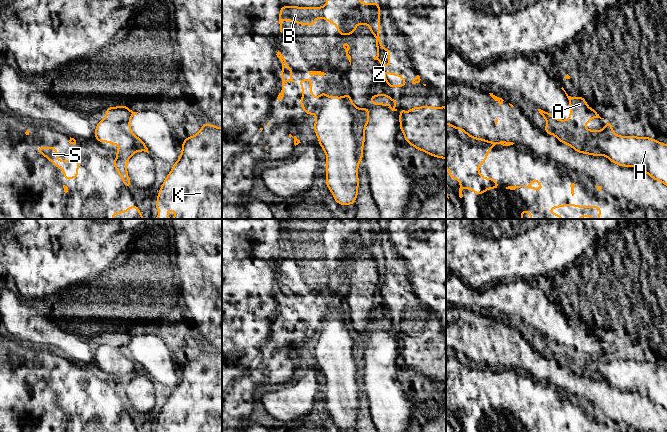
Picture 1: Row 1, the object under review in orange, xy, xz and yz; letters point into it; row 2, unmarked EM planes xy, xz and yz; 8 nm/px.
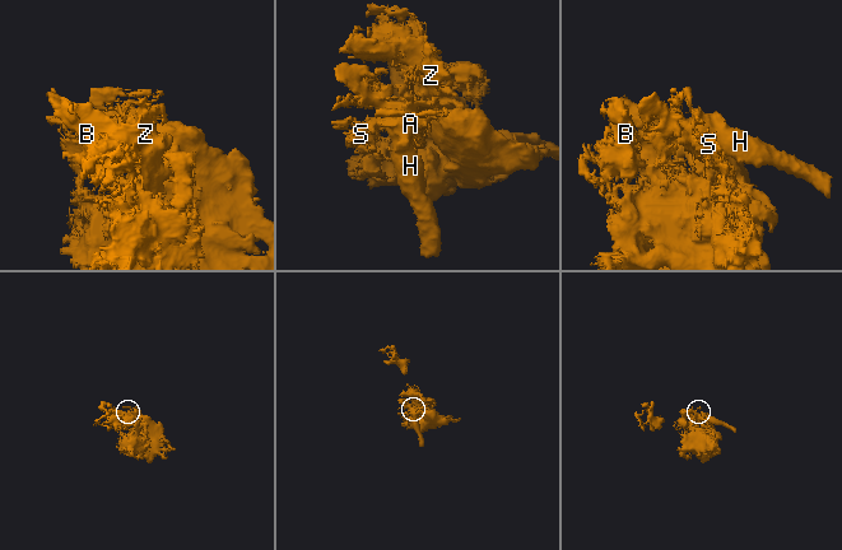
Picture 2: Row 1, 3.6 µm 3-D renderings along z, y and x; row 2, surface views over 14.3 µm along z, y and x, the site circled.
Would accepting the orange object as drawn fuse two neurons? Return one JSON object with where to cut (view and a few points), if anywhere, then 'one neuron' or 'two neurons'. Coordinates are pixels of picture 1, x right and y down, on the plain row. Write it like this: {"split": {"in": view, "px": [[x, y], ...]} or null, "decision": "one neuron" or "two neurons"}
{"split": {"in": "xz", "px": [[326, 379], [336, 371], [344, 372], [353, 369], [358, 387]]}, "decision": "two neurons"}

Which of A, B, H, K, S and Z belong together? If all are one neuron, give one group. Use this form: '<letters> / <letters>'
A B K S Z / H

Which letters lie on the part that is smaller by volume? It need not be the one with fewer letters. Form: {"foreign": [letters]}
{"foreign": ["H"]}

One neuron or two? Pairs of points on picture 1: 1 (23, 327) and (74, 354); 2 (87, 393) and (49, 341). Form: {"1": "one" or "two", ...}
{"1": "one", "2": "two"}

